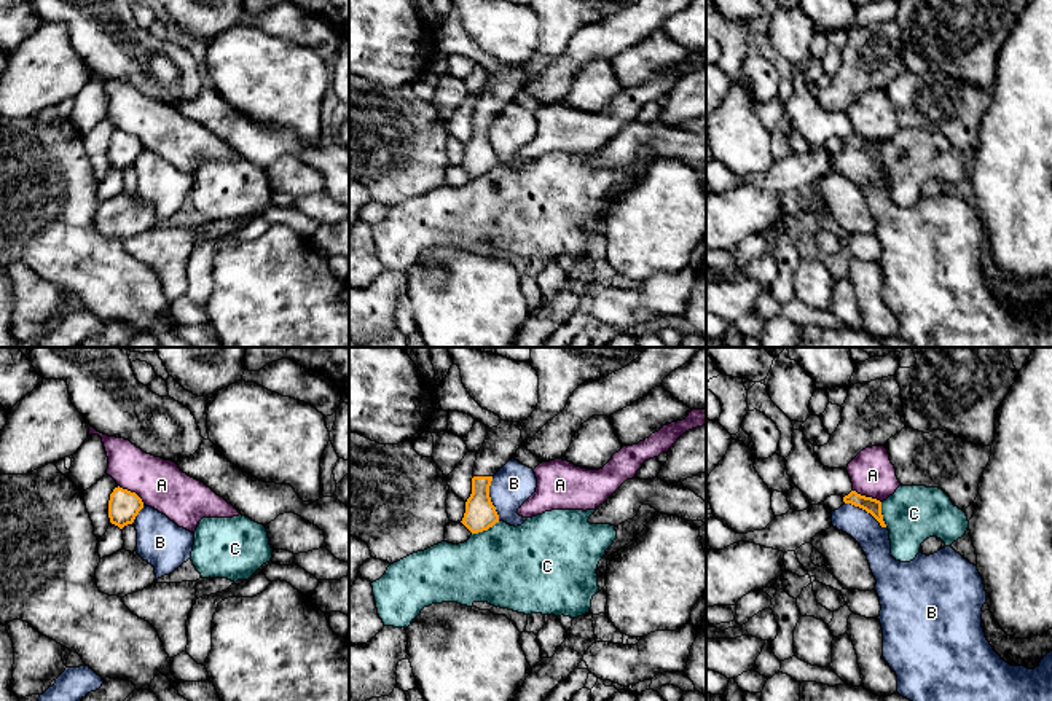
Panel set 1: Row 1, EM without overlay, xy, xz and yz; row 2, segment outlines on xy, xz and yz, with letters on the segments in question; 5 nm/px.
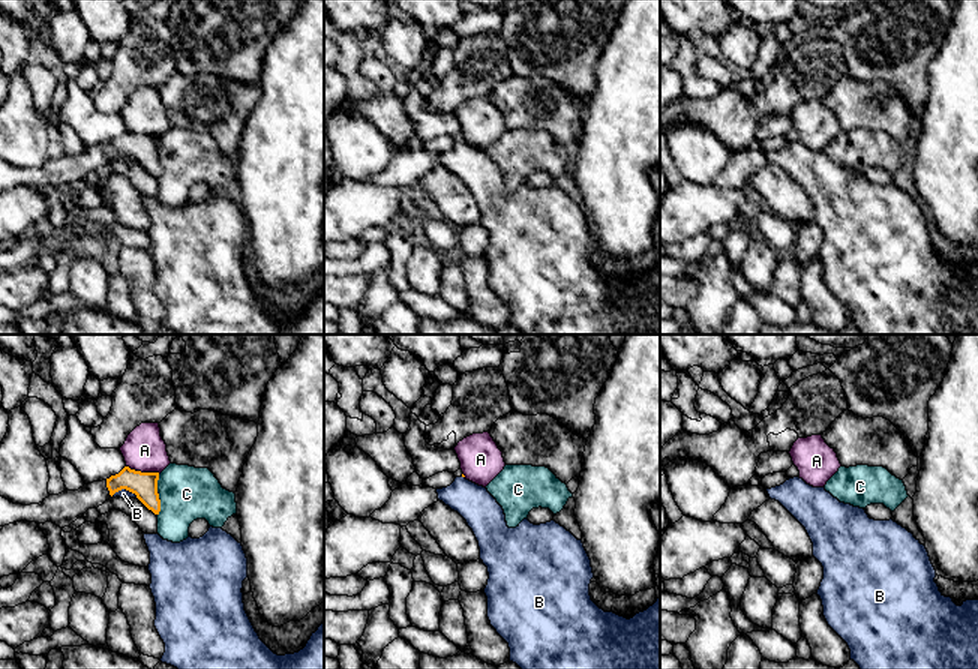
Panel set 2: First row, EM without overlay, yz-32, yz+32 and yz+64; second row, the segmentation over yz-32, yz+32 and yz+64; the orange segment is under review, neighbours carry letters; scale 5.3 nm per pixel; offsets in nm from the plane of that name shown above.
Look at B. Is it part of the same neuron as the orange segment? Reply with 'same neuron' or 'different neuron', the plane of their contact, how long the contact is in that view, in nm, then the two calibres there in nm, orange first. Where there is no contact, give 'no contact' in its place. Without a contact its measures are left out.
different neuron; meets orange in xz; contact 220 nm long; 160 nm thick on the orange side, 200 nm on the other

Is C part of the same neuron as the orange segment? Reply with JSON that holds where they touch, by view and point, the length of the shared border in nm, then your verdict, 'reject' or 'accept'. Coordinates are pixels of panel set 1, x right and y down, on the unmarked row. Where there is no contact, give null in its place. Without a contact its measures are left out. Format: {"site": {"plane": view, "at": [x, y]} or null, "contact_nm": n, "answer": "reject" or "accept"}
{"site": {"plane": "xz", "at": [485, 172]}, "contact_nm": 160, "answer": "reject"}

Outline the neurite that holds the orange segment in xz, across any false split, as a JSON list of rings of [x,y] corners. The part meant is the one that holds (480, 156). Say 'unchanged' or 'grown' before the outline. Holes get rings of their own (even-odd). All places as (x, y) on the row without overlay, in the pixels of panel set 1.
grown; [[[500,64],[497,70],[488,72],[486,83],[477,96],[472,121],[472,137],[465,145],[462,167],[478,177],[499,166],[499,158],[489,140],[493,119],[513,102],[523,88],[518,65]]]

